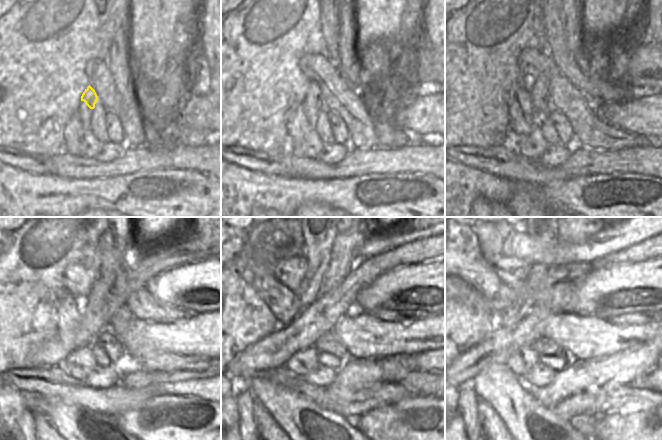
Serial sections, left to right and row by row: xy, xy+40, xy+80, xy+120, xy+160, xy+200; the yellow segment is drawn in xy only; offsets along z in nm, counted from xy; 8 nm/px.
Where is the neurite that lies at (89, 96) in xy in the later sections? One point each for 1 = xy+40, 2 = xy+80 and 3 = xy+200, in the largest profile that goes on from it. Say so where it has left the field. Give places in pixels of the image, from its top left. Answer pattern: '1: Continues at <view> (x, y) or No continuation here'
1: Continues at xy+40 (314, 97)
2: Continues at xy+80 (539, 93)
3: Continues at xy+200 (496, 348).

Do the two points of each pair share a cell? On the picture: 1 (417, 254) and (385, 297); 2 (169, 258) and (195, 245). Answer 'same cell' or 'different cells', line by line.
1: different cells
2: same cell

